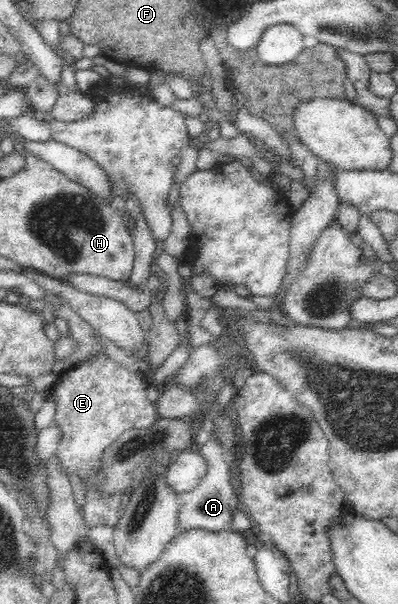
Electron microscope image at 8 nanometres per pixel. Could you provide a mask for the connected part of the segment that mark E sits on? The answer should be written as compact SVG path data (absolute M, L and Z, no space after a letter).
M112 359L89 360L59 375L49 397L55 401L55 422L63 430L56 457L61 472L77 474L85 486L85 503L79 508L89 528L118 523L121 493L103 498L94 492L98 478L92 478L92 468L116 438L127 429L149 428L159 418L156 402L147 388L142 373L129 372Z

